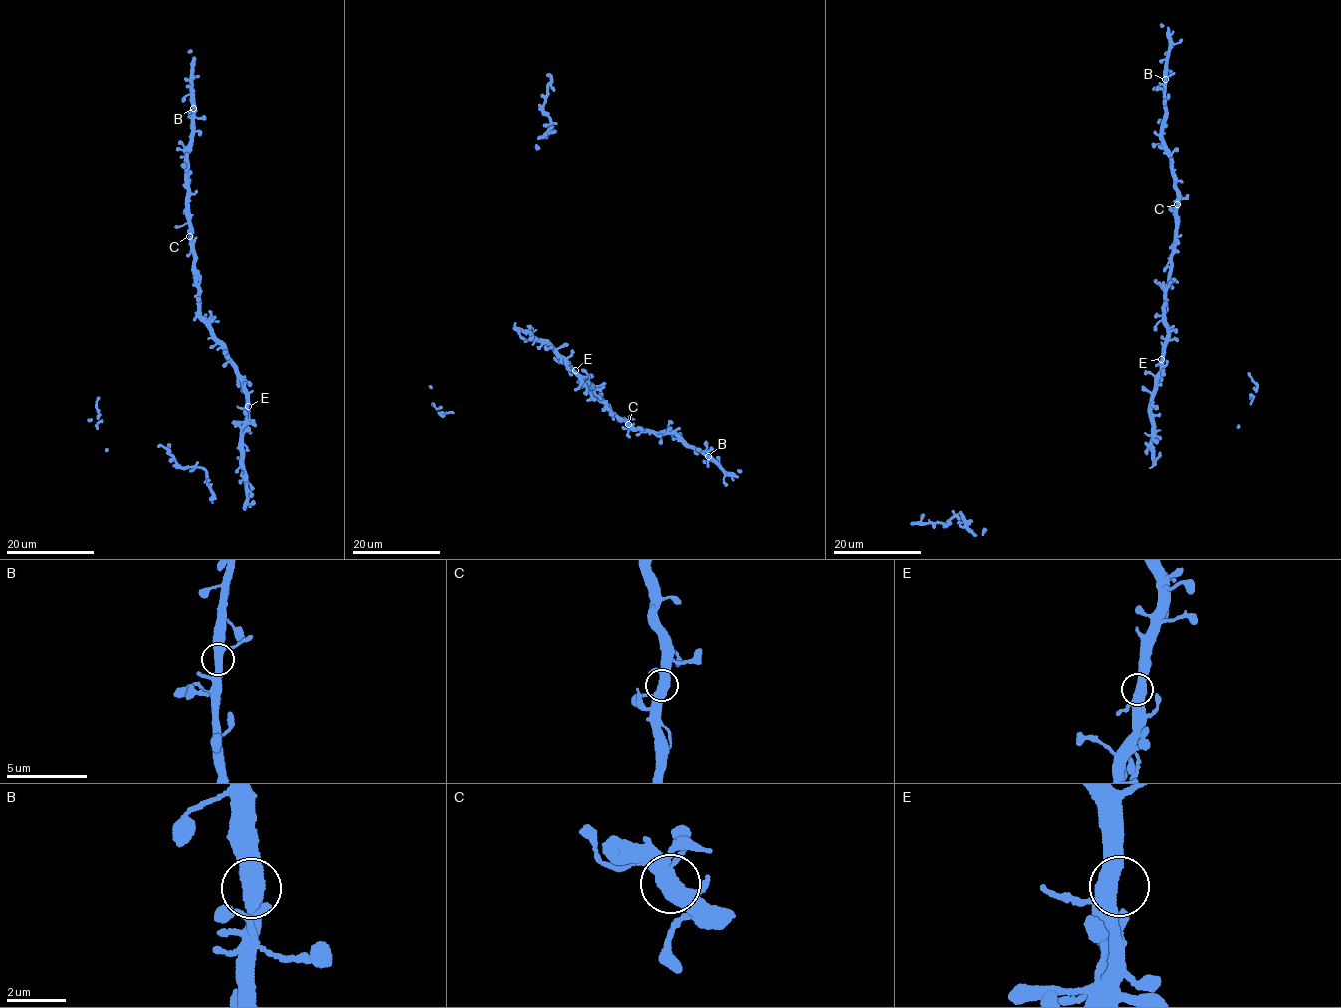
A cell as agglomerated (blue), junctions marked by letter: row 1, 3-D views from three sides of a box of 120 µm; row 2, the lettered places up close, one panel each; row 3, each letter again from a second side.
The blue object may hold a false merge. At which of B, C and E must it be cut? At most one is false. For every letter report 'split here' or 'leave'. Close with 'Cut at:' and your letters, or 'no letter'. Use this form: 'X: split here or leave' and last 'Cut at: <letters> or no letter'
B: leave
C: leave
E: leave
Cut at: no letter

